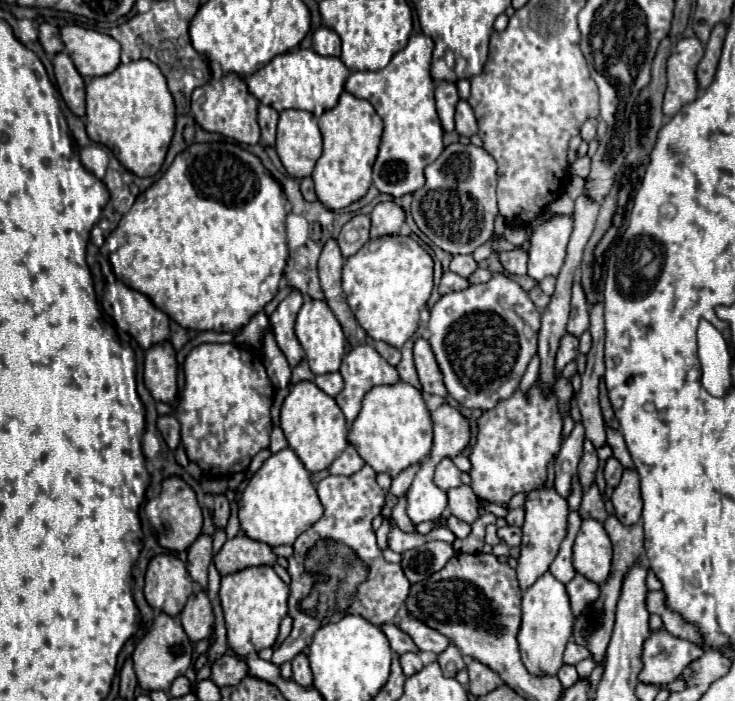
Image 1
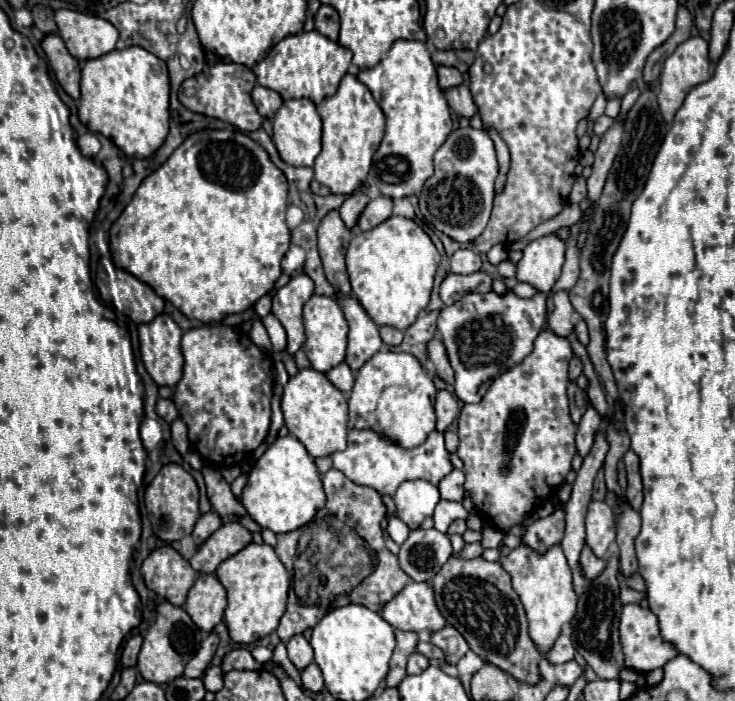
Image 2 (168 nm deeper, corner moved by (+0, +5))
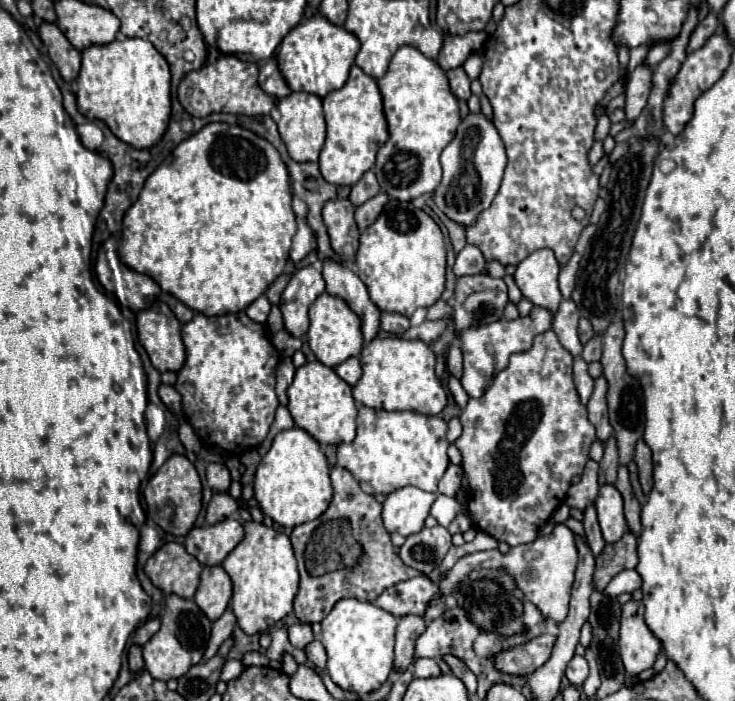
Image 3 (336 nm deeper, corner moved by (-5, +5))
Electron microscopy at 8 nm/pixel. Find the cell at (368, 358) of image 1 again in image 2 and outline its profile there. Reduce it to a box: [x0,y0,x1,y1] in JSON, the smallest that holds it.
[336,291,384,371]

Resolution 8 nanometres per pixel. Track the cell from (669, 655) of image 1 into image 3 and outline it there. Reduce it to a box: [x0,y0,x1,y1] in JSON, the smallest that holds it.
[619,599,661,675]

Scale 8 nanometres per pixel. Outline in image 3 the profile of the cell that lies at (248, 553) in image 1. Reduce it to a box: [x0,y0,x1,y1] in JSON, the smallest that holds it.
[185,517,245,565]

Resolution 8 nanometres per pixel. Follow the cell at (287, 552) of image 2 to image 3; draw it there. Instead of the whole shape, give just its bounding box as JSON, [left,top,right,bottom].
[289,467,419,623]

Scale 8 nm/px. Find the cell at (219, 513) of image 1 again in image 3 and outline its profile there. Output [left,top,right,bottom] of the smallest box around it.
[207,463,231,493]

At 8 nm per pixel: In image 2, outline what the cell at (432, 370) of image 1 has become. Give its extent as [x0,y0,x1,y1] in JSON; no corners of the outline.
[428,335,454,385]

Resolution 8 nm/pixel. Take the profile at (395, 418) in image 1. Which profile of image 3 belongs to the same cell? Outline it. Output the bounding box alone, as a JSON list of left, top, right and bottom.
[353,337,447,415]

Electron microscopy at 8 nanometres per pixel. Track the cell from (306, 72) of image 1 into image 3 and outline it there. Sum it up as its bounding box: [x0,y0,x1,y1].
[275,17,359,97]

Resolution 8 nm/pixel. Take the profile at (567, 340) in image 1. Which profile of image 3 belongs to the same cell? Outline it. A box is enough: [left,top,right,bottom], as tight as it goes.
[455,331,595,547]

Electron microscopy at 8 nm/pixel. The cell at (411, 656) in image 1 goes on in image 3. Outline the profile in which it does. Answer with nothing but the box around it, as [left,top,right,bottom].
[413,657,441,677]

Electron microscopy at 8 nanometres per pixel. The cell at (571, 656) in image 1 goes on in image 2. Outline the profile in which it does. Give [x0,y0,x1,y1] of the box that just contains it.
[548,635,574,665]

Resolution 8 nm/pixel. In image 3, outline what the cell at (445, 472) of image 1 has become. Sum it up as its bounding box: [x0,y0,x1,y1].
[337,405,449,495]

